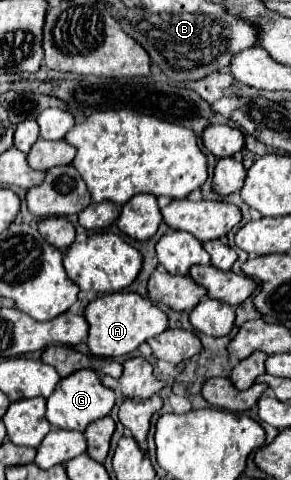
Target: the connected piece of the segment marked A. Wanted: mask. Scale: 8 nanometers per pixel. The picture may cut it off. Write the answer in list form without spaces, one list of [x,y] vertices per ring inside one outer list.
[[[118,291],[118,293],[96,297],[86,305],[84,317],[90,325],[86,343],[92,355],[98,355],[98,357],[120,357],[120,355],[132,353],[138,349],[140,343],[168,329],[166,313],[160,307],[156,307],[150,299],[130,291]]]

